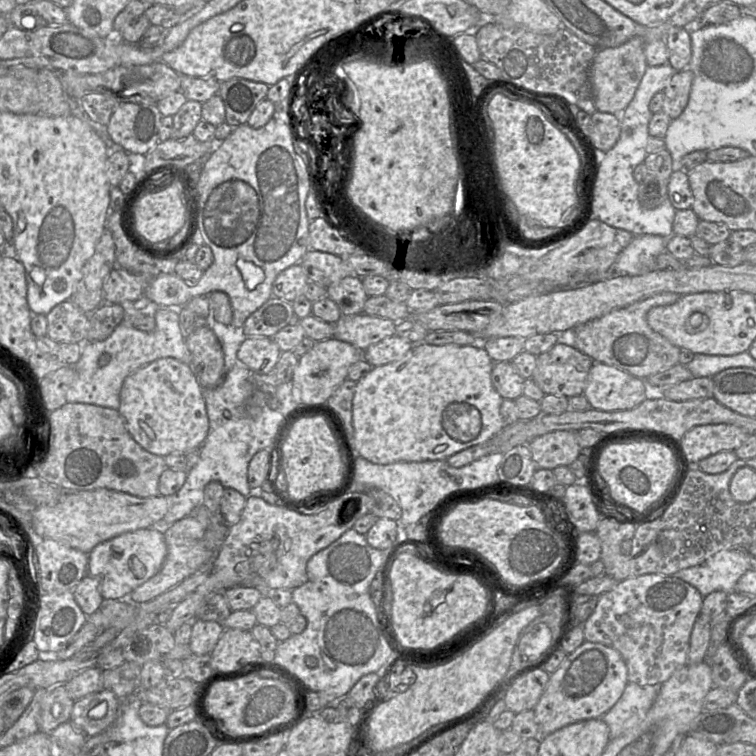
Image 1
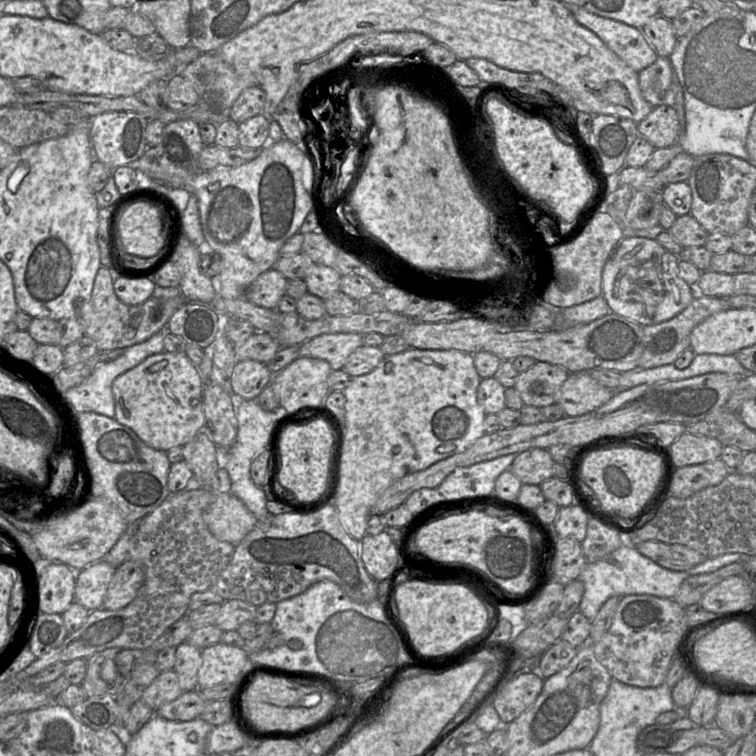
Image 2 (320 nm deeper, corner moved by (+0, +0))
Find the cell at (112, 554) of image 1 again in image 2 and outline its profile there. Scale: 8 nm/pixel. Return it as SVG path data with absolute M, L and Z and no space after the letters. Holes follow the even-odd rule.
M104 561L83 568L75 582L74 601L89 611L102 608L108 585L115 571L116 568Z

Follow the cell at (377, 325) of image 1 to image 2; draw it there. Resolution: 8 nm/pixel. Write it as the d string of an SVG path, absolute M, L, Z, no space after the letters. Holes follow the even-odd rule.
M329 333L319 335L299 346L300 357L326 360L332 370L340 370L348 357L364 345L363 335L359 333Z

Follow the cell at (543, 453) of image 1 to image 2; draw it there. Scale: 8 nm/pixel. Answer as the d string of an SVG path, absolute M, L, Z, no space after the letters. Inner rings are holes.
M532 448L517 454L509 470L522 484L540 485L553 477L554 462L547 449Z

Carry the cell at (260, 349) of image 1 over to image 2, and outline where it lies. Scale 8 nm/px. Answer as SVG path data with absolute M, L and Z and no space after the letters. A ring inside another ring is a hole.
M239 360L230 374L233 391L244 400L255 400L271 383L274 374L267 363Z

